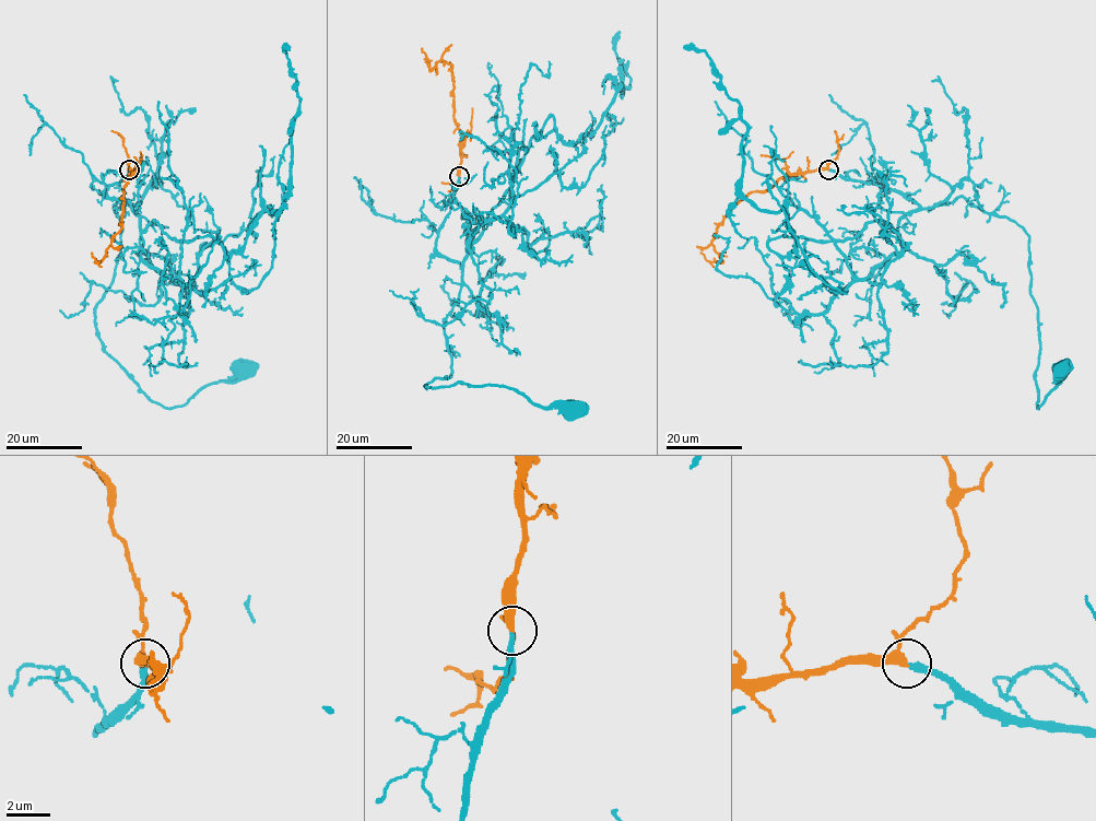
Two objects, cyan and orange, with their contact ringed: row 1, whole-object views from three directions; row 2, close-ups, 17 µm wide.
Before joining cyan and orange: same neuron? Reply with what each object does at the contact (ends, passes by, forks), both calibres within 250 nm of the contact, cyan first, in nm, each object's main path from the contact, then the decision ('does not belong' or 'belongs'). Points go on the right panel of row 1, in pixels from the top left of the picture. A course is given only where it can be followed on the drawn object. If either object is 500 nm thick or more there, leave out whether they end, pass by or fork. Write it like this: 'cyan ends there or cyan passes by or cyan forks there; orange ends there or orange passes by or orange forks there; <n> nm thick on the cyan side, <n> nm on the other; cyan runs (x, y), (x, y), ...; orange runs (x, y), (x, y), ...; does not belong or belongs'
cyan ends there; orange passes by; 240 nm thick on the cyan side, 280 nm on the other; cyan runs (829, 169), (923, 208), (964, 197), (1014, 221), (1028, 237), (1038, 309), (1037, 408), (1061, 365); orange runs (828, 169), (784, 176), (764, 191), (751, 191), (717, 229), (713, 245), (721, 260), (707, 260), (700, 253); belongs

